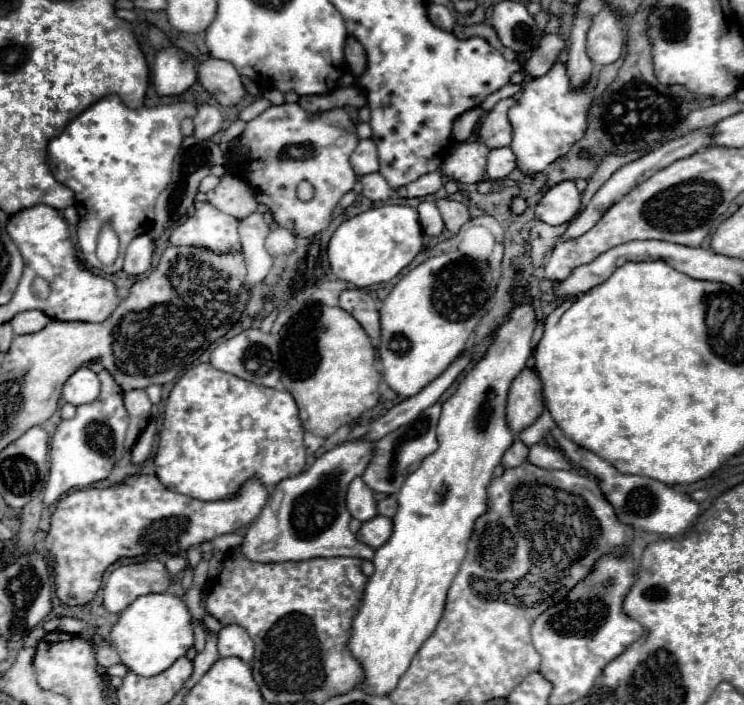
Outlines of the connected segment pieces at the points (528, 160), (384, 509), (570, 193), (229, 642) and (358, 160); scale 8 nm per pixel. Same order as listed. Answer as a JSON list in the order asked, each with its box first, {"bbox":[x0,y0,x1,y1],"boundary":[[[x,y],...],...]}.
[{"bbox":[509,61,595,173],"boundary":[[[557,61],[553,67],[541,75],[525,81],[517,103],[509,109],[509,121],[513,125],[511,149],[517,155],[517,167],[525,173],[539,173],[555,159],[563,157],[575,141],[585,135],[587,113],[593,105],[595,77],[581,85],[579,89],[571,87],[567,67]]]},{"bbox":[377,497,397,517],"boundary":[[[385,497],[377,503],[377,515],[383,515],[383,517],[393,517],[397,511],[397,501],[395,497]]]},{"bbox":[535,181,581,225],"boundary":[[[563,181],[551,187],[535,207],[535,217],[549,225],[563,225],[575,219],[581,209],[581,193],[573,181]]]},{"bbox":[217,625,253,663],"boundary":[[[223,625],[217,637],[217,647],[221,657],[237,655],[247,663],[253,661],[253,641],[241,625]]]},{"bbox":[351,139,379,177],"boundary":[[[373,139],[359,141],[359,145],[351,155],[351,167],[359,177],[379,171],[379,157],[377,157],[377,147]]]}]

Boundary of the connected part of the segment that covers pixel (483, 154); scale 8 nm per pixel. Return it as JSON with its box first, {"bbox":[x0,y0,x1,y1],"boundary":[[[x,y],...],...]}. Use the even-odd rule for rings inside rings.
{"bbox":[441,141,489,183],"boundary":[[[479,141],[461,143],[455,153],[443,161],[441,173],[459,183],[479,183],[485,179],[487,153],[489,149]]]}

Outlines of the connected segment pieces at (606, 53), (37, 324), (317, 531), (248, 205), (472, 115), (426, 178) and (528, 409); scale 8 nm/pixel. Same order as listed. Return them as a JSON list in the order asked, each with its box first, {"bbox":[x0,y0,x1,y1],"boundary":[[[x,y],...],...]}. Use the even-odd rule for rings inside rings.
[{"bbox":[587,5,623,65],"boundary":[[[605,5],[595,17],[587,35],[587,53],[595,65],[609,65],[621,57],[623,27],[611,5]]]},{"bbox":[11,311,51,335],"boundary":[[[23,311],[11,319],[11,327],[15,335],[29,335],[41,331],[49,321],[51,319],[43,311]]]},{"bbox":[239,439,373,563],"boundary":[[[361,439],[349,441],[345,445],[339,445],[331,451],[327,451],[327,453],[323,453],[321,457],[317,457],[317,461],[309,469],[301,471],[299,475],[295,475],[291,479],[283,479],[271,495],[271,505],[267,501],[261,515],[249,525],[247,533],[243,535],[243,543],[239,545],[241,555],[249,561],[259,561],[259,563],[301,561],[301,559],[337,557],[337,555],[359,557],[359,559],[371,561],[373,559],[373,549],[363,545],[361,541],[357,541],[357,537],[349,531],[351,515],[345,507],[345,491],[347,491],[349,483],[357,475],[361,475],[361,471],[365,471],[365,463],[369,463],[369,455],[373,455],[373,443],[365,443]]]},{"bbox":[207,177,259,220],"boundary":[[[223,177],[217,189],[207,193],[207,201],[213,203],[217,209],[227,211],[229,215],[242,220],[251,215],[259,204],[255,200],[255,191],[243,179],[229,179]]]},{"bbox":[453,107,483,143],"boundary":[[[481,107],[469,109],[469,111],[465,111],[461,117],[457,117],[455,123],[453,123],[453,139],[459,141],[459,143],[465,141],[465,139],[471,135],[475,123],[477,123],[481,117],[483,117],[483,109],[481,109]]]},{"bbox":[397,171,443,197],"boundary":[[[435,171],[435,173],[425,173],[423,177],[419,177],[417,181],[405,187],[399,187],[397,195],[399,197],[425,197],[439,191],[441,187],[443,187],[443,177],[439,171]]]},{"bbox":[507,367,543,435],"boundary":[[[525,367],[513,381],[507,399],[507,423],[517,435],[543,413],[543,391],[535,369]]]}]

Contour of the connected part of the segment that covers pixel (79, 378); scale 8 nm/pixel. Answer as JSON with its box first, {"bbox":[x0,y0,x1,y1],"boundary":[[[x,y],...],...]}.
{"bbox":[63,367,99,405],"boundary":[[[79,367],[63,385],[63,399],[71,405],[85,405],[99,395],[99,377],[89,367]]]}

